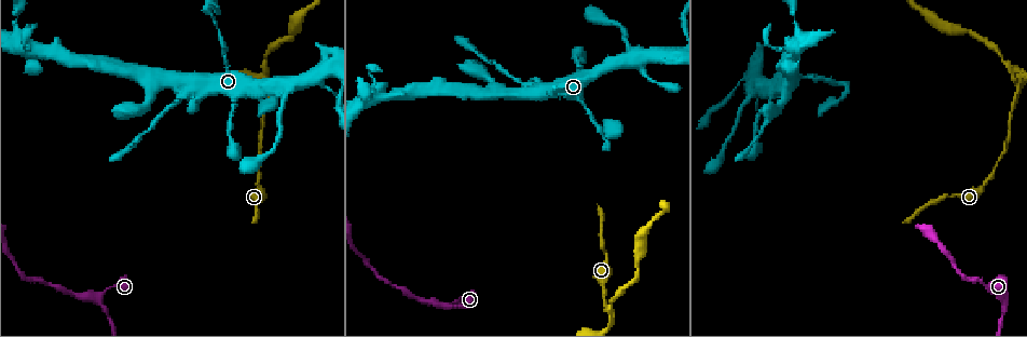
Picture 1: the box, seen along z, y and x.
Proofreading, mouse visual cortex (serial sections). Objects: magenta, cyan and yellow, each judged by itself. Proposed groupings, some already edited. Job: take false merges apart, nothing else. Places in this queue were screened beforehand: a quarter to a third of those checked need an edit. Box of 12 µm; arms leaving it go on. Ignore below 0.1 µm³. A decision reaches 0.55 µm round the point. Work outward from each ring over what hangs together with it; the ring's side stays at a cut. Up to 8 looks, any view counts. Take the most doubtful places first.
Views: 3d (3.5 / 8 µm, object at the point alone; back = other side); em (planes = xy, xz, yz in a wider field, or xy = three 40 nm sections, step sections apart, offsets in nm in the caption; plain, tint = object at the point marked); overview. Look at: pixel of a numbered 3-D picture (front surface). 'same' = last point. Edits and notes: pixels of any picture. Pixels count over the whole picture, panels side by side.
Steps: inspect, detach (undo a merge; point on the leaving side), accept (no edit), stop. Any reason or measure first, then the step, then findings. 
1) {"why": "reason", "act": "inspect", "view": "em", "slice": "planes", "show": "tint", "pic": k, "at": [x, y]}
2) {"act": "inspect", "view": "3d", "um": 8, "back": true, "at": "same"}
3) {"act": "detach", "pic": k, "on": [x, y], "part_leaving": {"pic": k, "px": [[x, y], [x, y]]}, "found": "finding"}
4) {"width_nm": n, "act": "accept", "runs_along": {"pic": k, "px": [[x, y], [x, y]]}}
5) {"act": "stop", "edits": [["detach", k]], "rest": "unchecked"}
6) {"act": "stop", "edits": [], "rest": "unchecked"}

{"why": "three arms meet", "act": "inspect", "view": "3d", "um": 3.5, "pic": 1, "at": [613, 319]}

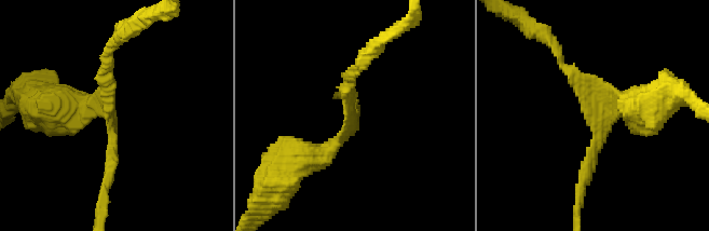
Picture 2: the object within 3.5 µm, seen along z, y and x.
{"arms": 3, "arm_widths_nm": [150, 150, 200], "act": "inspect", "view": "em", "slice": "xy", "step": 1, "show": "tint", "pic": 2, "at": [112, 134]}

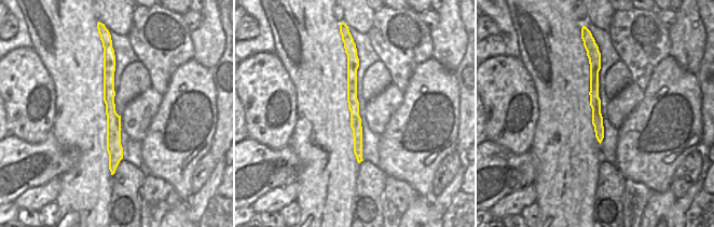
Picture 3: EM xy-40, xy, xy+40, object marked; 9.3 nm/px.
{"width_nm": 100, "act": "accept", "runs_along": {"pic": 2, "px": [[580, 204], [599, 104], [574, 75]]}, "found": "one cell here"}

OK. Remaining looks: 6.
{"why": "abrupt turn", "act": "inspect", "view": "3d", "um": 8, "back": true, "pic": 1, "at": [100, 301]}

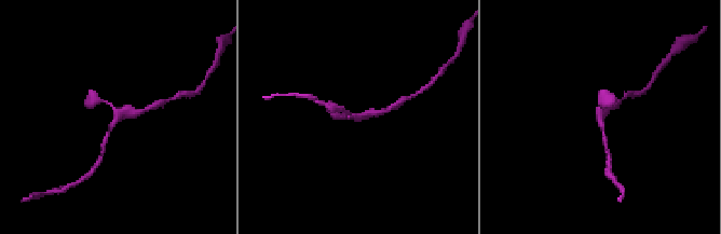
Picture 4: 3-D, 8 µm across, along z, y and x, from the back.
{"act": "inspect", "view": "em", "slice": "xy", "step": 2, "show": "tint", "pic": 4, "at": [601, 118]}

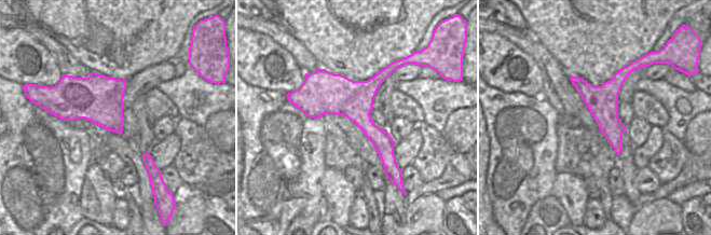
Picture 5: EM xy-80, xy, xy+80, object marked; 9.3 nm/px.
{"act": "accept", "runs_along": {"pic": 5, "px": [[302, 104], [344, 104], [393, 160]]}, "found": "all the same cell"}

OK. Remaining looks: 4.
{"why": "two arms in line, one across", "act": "inspect", "view": "3d", "um": 3.5, "back": true, "pic": 1, "at": [313, 74]}

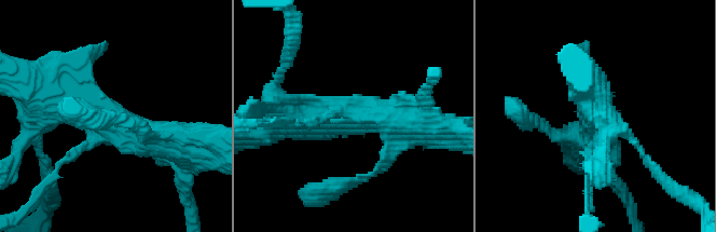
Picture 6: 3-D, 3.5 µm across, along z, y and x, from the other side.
{"arms": 3, "arm_widths_nm": [150, 500, 500], "act": "inspect", "view": "em", "slice": "xy", "step": 3, "show": "tint", "pic": 6, "at": [350, 112]}

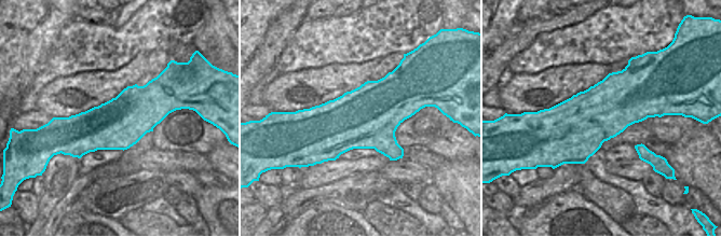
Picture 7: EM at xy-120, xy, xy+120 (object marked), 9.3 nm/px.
{"width_nm": 600, "act": "accept", "runs_along": {"pic": 6, "px": [[176, 138], [77, 101], [43, 112]]}, "found": "continuous, no second cell"}

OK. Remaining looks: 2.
{"why": "side arm on a straight run", "act": "inspect", "view": "3d", "um": 8, "pic": 1, "at": [190, 87]}

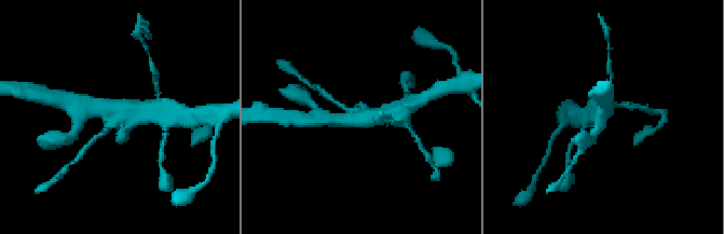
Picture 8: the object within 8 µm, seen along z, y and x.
{"act": "inspect", "view": "em", "slice": "xy", "step": 5, "show": "tint", "pic": 8, "at": [358, 117]}

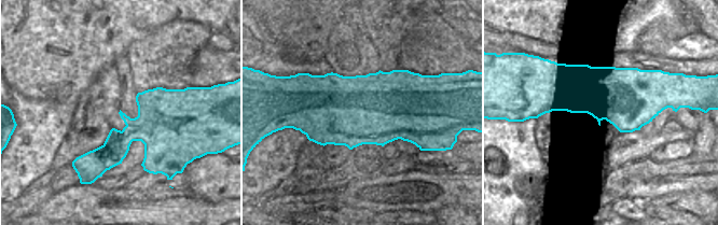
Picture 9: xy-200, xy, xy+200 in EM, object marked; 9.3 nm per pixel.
{"act": "accept", "runs_along": {"pic": 8, "px": [[397, 113], [332, 120]]}, "found": "continuous, no second cell"}

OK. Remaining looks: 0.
{"act": "stop", "edits": [], "rest": "unchecked"}

